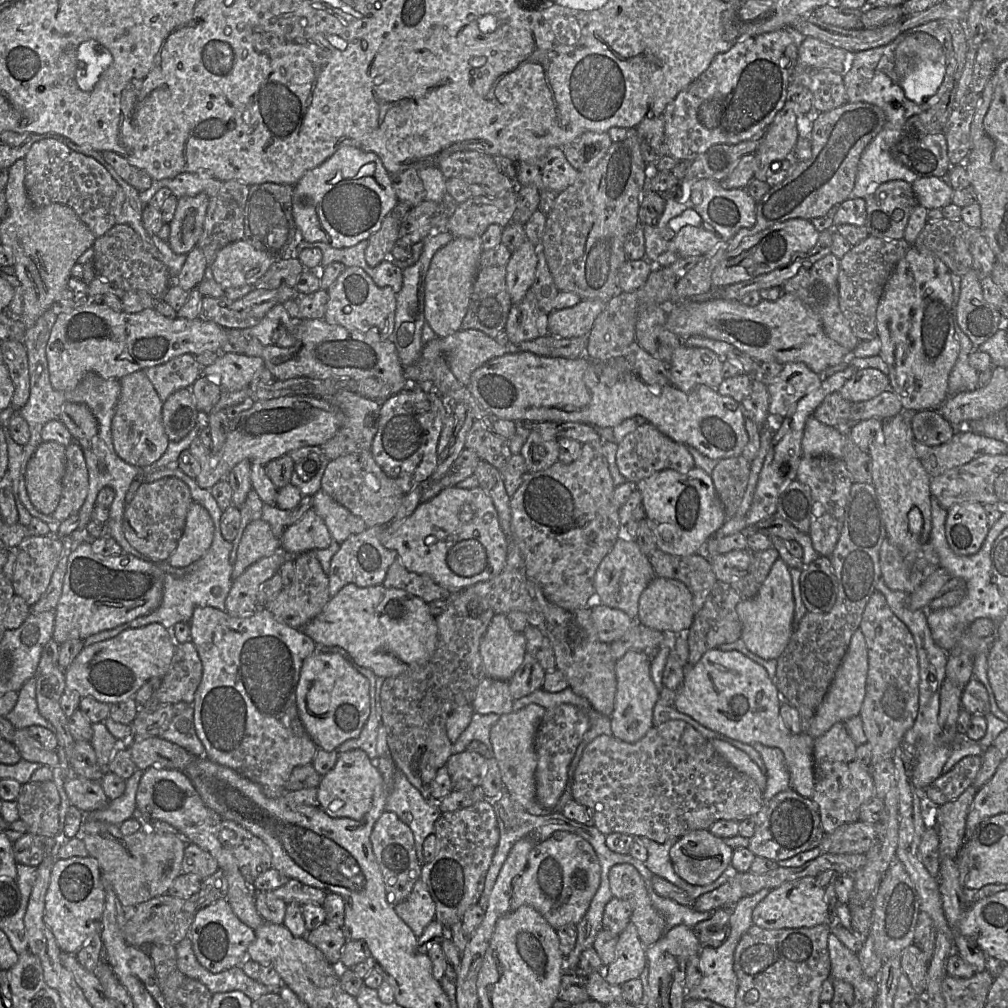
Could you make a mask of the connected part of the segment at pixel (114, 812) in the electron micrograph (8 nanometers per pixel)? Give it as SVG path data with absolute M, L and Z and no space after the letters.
M136 769L133 775L126 780L126 790L124 794L109 802L100 810L85 814L85 821L97 820L110 824L120 825L127 819L133 818L136 811L137 790L144 771Z

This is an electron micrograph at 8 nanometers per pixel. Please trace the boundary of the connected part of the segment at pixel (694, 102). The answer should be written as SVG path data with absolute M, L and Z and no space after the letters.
M794 27L782 28L749 36L728 51L716 55L709 67L666 106L663 117L668 154L678 160L693 161L715 144L737 144L762 138L788 100L788 87L797 62L798 46L804 37Z

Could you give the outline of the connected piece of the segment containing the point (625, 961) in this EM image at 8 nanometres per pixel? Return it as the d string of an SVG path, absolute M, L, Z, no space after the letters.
M633 923L618 935L615 959L603 969L604 979L611 985L622 985L637 979L646 965L645 949Z

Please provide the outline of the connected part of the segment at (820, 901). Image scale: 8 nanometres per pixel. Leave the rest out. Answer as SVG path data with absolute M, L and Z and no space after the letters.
M811 876L784 882L777 888L771 889L754 908L752 921L754 925L764 929L813 927L827 924L841 943L854 953L860 951L865 938L865 936L854 934L853 930L846 929L839 922L833 922L829 906L825 901L825 888L821 887L815 877Z

